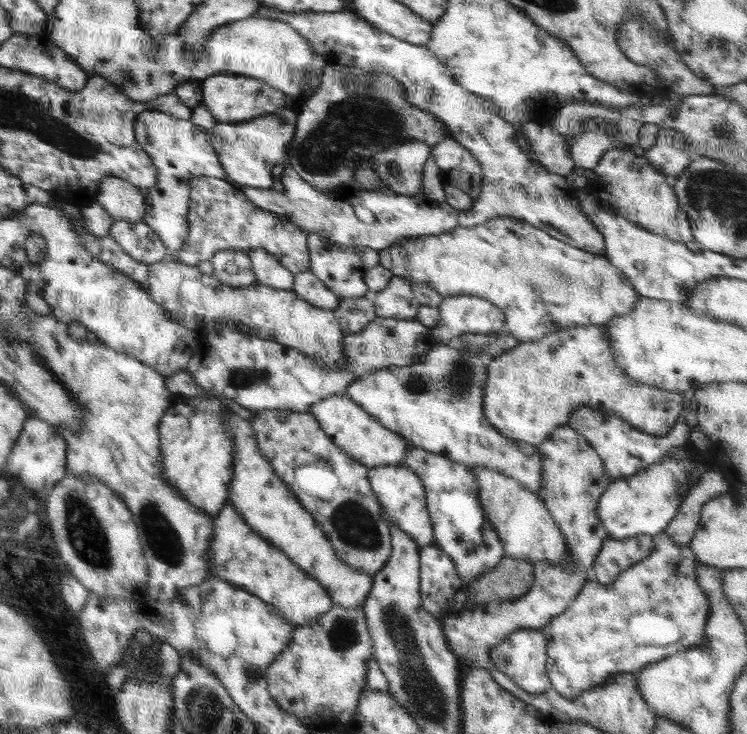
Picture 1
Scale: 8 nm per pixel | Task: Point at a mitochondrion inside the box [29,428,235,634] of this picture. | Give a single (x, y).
(84, 530)

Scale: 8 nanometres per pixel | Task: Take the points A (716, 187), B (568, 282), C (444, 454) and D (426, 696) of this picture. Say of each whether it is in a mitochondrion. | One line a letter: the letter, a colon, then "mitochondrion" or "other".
A: mitochondrion
B: mitochondrion
C: other
D: mitochondrion

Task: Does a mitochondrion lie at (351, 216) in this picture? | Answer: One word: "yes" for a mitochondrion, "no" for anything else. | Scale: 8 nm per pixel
no

